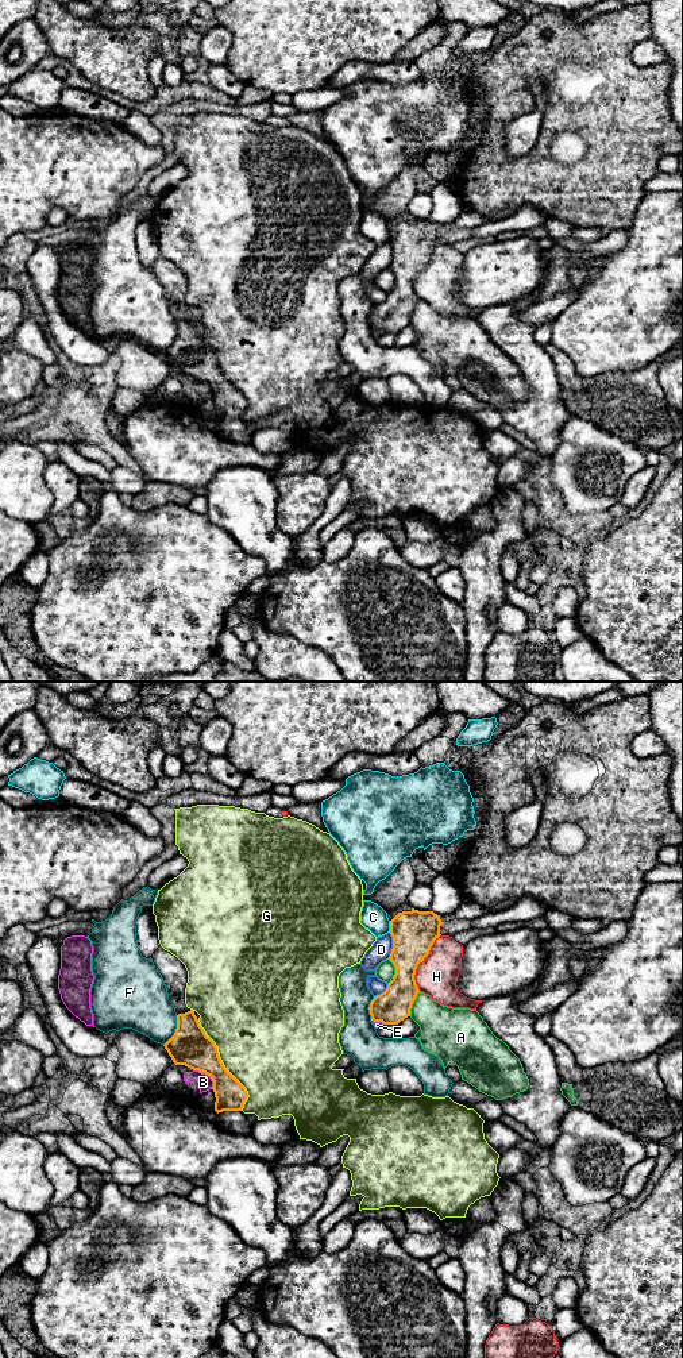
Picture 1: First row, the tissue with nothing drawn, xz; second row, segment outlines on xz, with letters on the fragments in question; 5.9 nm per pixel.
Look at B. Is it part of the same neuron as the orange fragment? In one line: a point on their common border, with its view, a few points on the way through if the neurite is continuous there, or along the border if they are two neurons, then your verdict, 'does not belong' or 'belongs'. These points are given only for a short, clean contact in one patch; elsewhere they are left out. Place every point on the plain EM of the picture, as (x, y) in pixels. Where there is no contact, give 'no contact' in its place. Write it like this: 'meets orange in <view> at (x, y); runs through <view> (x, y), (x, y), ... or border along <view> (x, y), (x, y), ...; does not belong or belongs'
meets orange in xz at (207, 382); border along xz (193, 378), (205, 382), (212, 390), (212, 397); does not belong

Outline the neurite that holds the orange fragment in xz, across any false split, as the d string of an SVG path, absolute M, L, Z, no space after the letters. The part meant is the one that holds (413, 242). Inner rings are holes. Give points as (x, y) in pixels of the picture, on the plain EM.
M433 220L398 221L390 229L393 258L389 269L395 275L395 283L381 304L370 312L371 329L383 333L398 333L410 325L412 313L420 301L414 283L417 274L429 263L431 255L439 247L440 224Z

